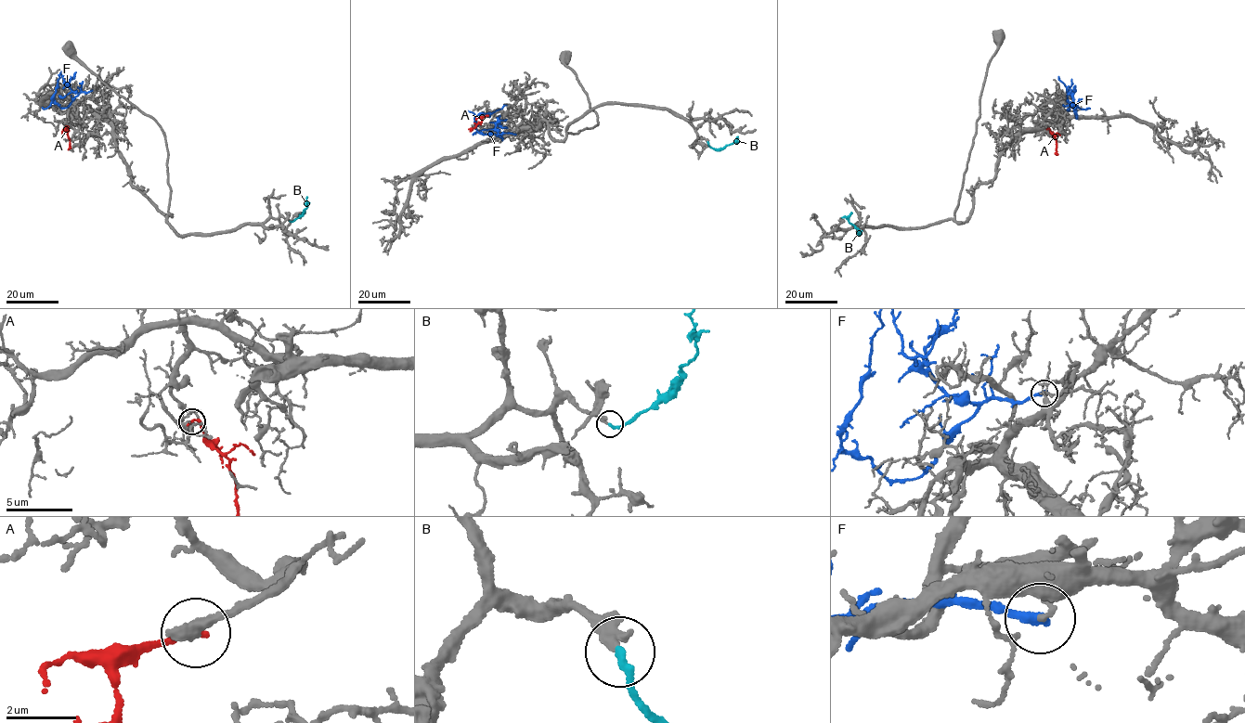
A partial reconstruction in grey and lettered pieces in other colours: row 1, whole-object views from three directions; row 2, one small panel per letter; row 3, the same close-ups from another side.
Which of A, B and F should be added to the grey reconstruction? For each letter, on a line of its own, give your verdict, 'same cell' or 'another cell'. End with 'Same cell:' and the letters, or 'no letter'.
A: another cell
B: same cell
F: another cell
Same cell: B

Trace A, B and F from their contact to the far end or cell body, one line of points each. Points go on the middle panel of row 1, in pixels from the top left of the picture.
A: (487, 115), (475, 127), (469, 128)
B: (707, 141), (709, 146), (717, 149), (737, 142)
F: (514, 134), (483, 135), (476, 129), (475, 117), (507, 105)

